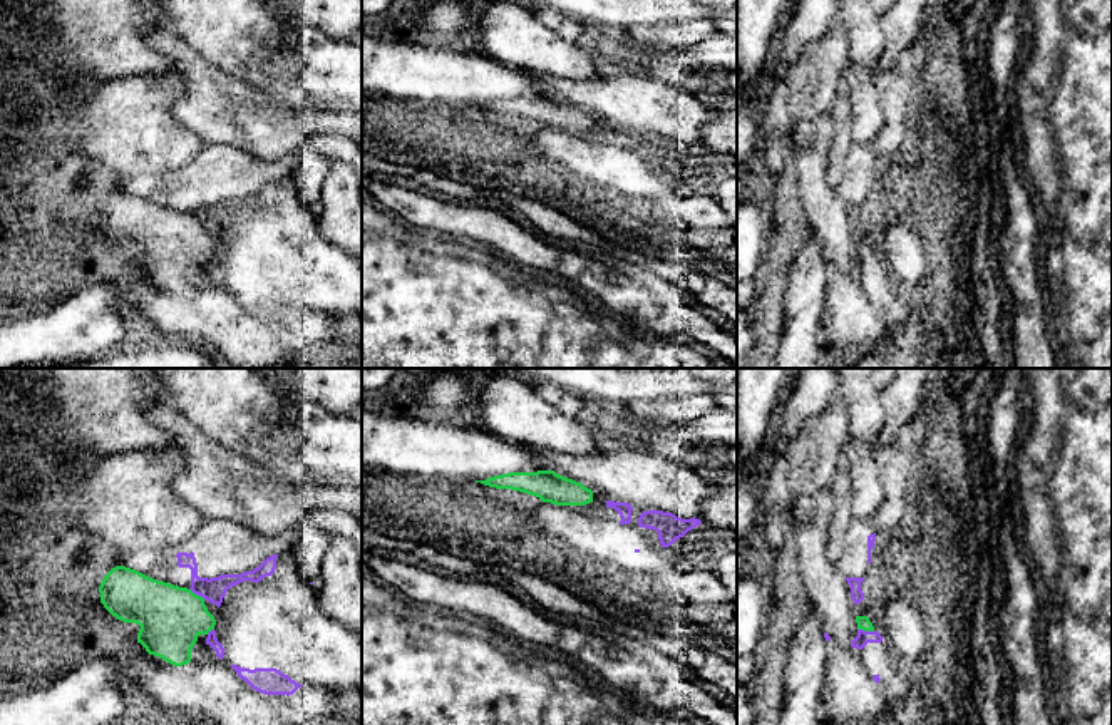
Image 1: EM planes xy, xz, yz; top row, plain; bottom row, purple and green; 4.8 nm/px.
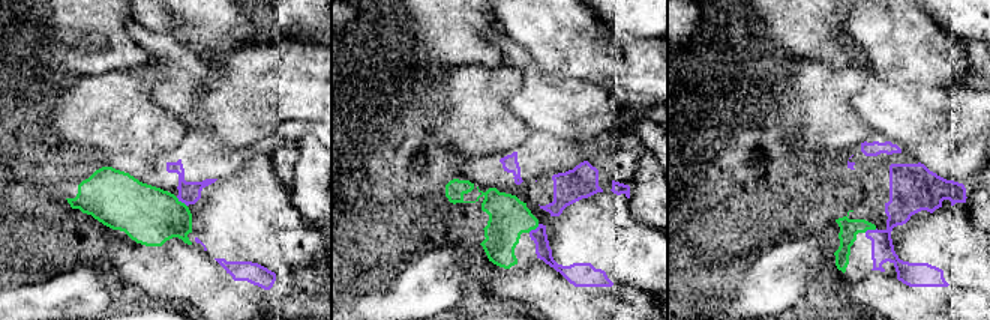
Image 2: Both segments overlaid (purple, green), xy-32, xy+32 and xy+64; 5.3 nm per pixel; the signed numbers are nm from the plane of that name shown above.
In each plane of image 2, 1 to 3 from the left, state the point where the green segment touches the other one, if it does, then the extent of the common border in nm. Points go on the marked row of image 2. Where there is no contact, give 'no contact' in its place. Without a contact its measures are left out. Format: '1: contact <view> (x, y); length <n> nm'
1: contact xy-32 (182, 202); length 80 nm
2: contact xy+32 (533, 230); length 80 nm
3: contact xy+64 (870, 230); length 70 nm

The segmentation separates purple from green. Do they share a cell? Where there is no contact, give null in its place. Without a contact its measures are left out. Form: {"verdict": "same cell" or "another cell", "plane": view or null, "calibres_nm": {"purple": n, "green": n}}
{"verdict": "same cell", "plane": "yz", "calibres_nm": {"purple": 70, "green": 60}}

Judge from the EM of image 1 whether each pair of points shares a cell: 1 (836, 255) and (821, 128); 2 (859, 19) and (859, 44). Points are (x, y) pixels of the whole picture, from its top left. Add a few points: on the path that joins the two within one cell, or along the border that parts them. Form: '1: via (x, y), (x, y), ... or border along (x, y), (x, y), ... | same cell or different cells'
1: via (831, 223), (816, 195), (816, 159) | same cell
2: via (859, 25), (859, 37) | same cell

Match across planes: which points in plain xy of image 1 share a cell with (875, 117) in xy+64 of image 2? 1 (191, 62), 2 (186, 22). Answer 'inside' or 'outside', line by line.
1: inside
2: outside

